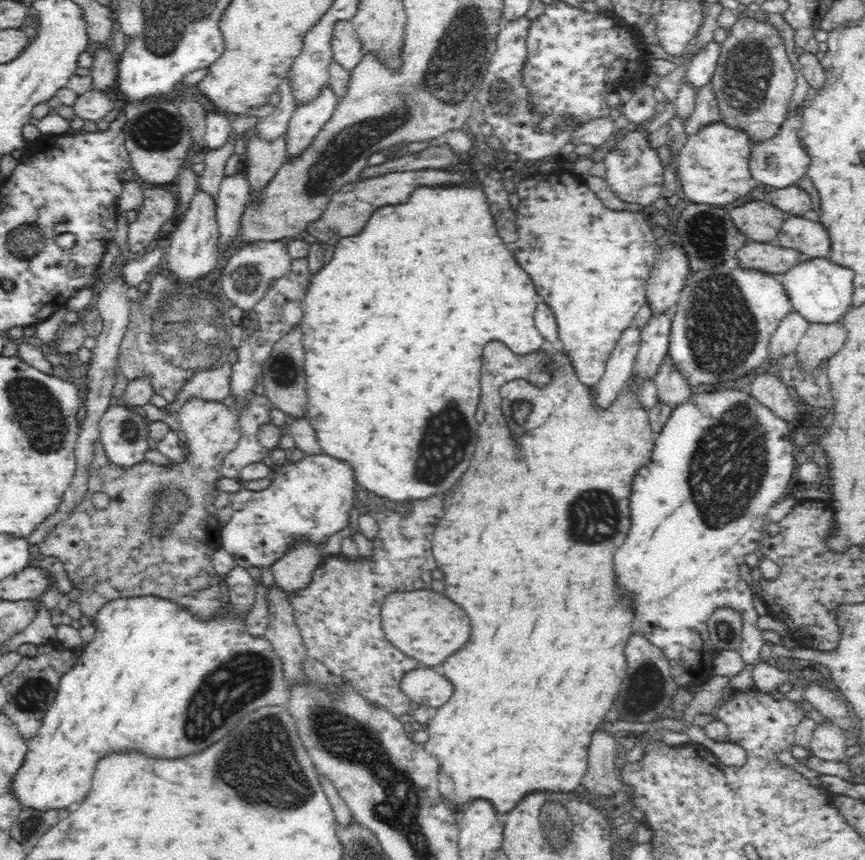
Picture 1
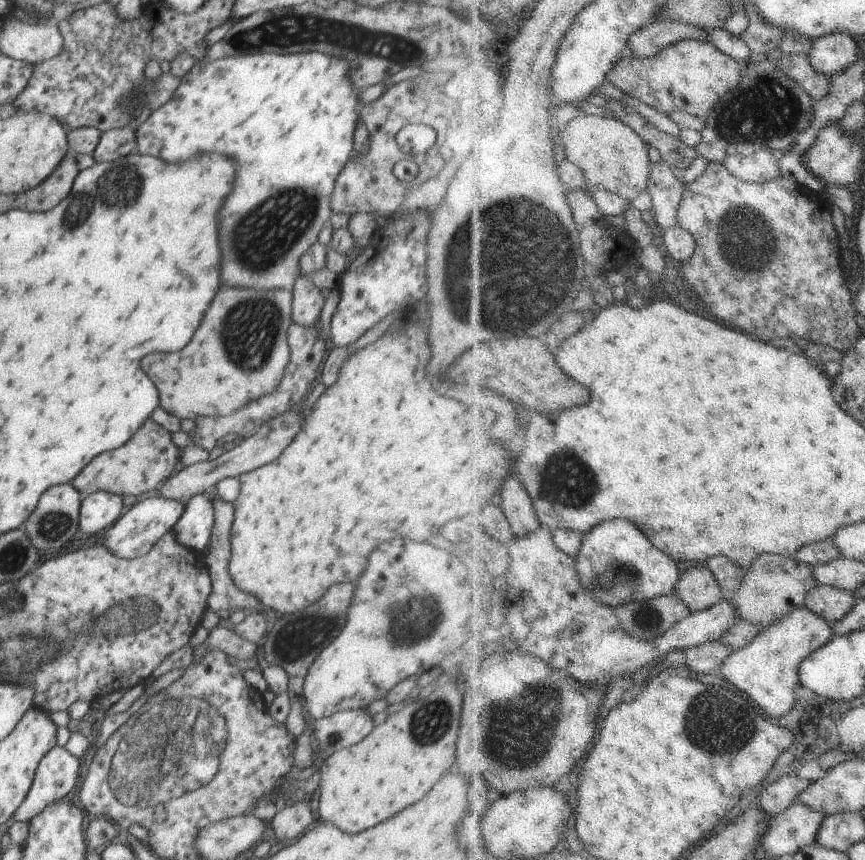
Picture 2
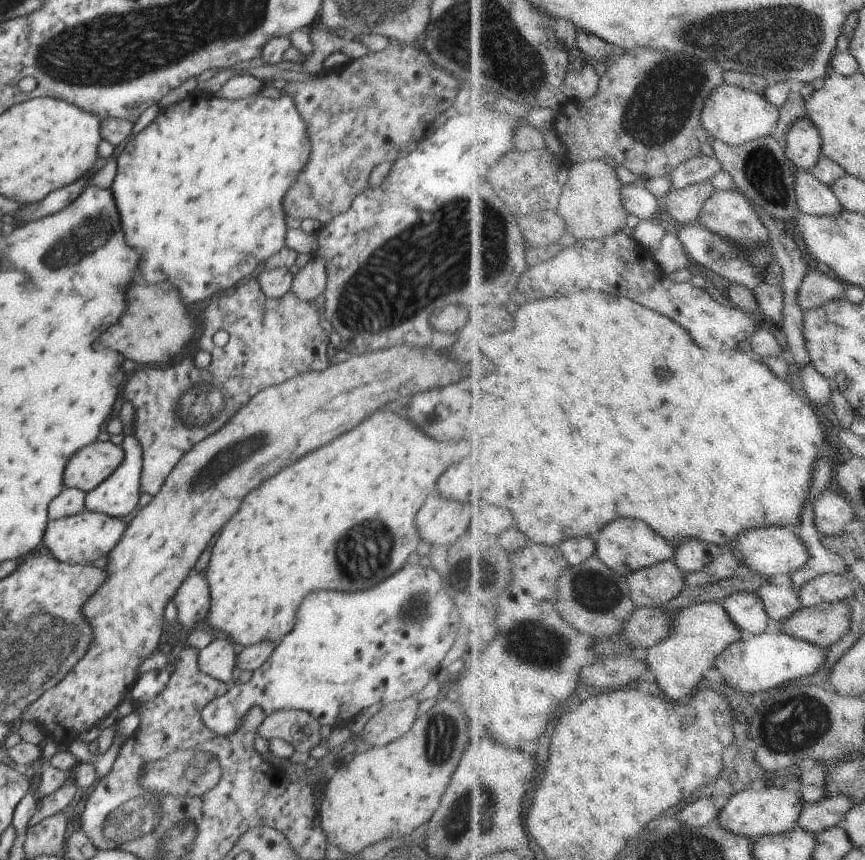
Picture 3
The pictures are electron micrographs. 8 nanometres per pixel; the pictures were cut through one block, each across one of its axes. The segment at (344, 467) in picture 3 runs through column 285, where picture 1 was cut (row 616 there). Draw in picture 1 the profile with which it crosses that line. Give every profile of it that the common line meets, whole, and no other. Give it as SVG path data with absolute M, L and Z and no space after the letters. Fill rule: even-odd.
M490 342L484 348L484 364L482 364L482 402L484 408L484 422L478 428L478 446L472 458L470 468L464 472L462 480L458 482L458 492L452 492L450 506L446 510L446 518L440 520L434 540L432 540L432 552L436 558L436 565L444 572L444 595L456 604L460 604L472 624L472 636L467 644L464 644L458 652L448 656L438 670L442 672L450 683L454 685L454 694L441 708L432 711L432 718L428 725L429 740L424 744L424 749L438 759L442 768L439 779L440 792L450 798L456 806L466 804L474 798L486 798L490 800L496 810L507 813L522 801L528 792L534 790L546 790L550 793L562 791L568 793L581 784L582 778L587 774L588 748L592 740L592 734L600 722L606 721L613 716L613 706L617 692L620 690L626 676L626 655L624 648L628 639L635 631L636 620L632 600L626 592L622 592L616 586L616 574L614 574L614 552L620 546L618 540L624 540L630 528L630 516L628 516L628 494L632 486L632 476L641 466L649 463L652 451L655 447L655 437L648 420L648 410L642 407L638 399L636 383L627 382L623 386L617 399L605 409L598 409L594 403L592 388L584 385L576 376L576 369L566 351L556 350L548 354L543 350L530 352L530 354L513 353L504 342ZM555 364L554 380L548 386L540 386L546 396L552 399L554 414L550 421L542 424L540 428L534 428L524 436L512 436L512 434L500 434L500 426L496 426L496 392L506 382L518 378L526 379L529 374L539 370L551 368Z

